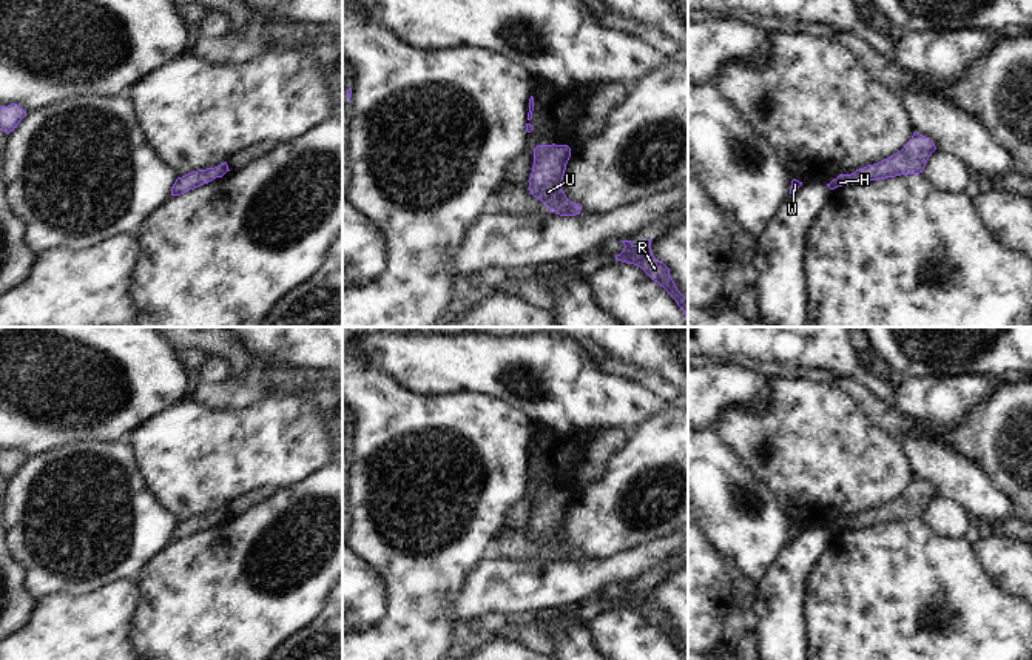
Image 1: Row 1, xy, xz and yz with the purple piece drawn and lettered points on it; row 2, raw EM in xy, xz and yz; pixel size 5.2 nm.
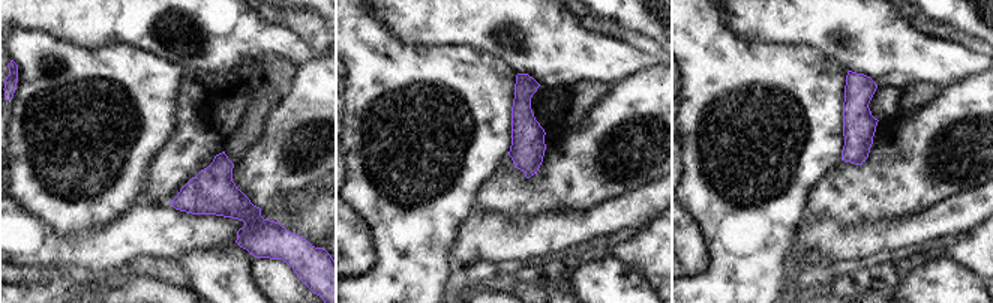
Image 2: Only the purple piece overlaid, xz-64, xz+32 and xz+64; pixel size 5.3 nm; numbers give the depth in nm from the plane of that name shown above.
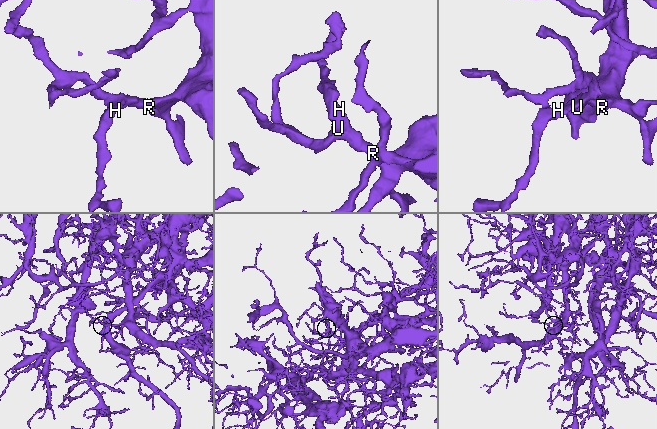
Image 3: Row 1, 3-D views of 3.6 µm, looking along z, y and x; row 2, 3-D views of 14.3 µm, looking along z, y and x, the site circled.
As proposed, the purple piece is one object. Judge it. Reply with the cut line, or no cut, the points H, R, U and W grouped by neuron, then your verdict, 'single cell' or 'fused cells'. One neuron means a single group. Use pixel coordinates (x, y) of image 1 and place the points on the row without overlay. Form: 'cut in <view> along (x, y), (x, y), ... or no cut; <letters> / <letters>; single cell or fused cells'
no cut; H R U W; single cell

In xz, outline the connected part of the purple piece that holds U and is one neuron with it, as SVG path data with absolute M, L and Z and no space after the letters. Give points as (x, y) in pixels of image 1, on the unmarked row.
M537 490L528 526L531 540L540 544L549 558L555 557L560 561L575 561L582 557L582 551L571 547L560 534L569 503L571 493L568 490Z

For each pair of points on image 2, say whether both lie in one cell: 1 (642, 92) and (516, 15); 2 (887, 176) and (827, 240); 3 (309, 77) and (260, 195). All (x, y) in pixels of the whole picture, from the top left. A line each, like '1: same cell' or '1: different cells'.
1: different cells
2: different cells
3: same cell

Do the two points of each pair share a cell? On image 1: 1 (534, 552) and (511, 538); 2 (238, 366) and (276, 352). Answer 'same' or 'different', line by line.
1: same
2: different

